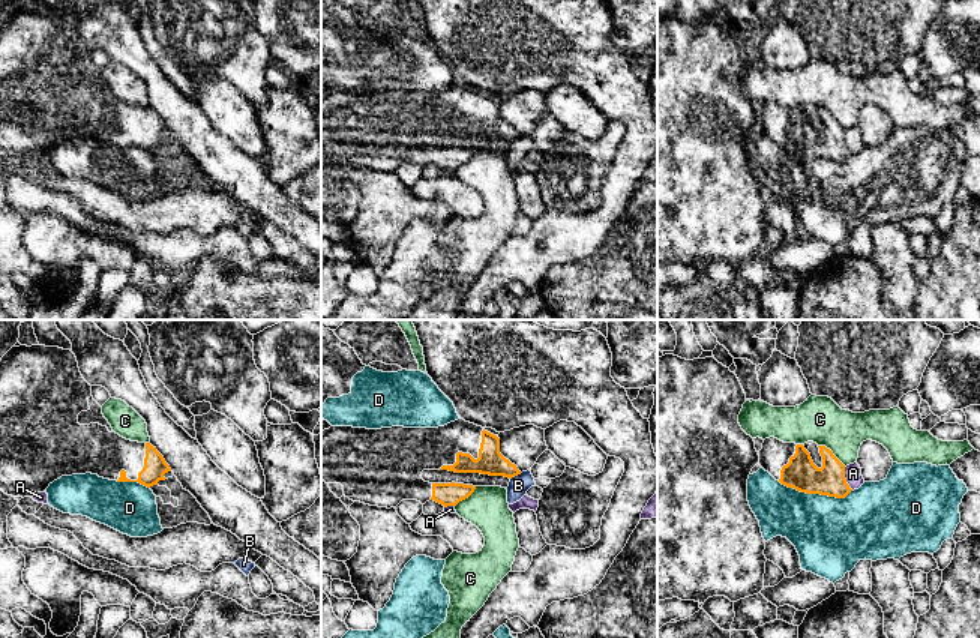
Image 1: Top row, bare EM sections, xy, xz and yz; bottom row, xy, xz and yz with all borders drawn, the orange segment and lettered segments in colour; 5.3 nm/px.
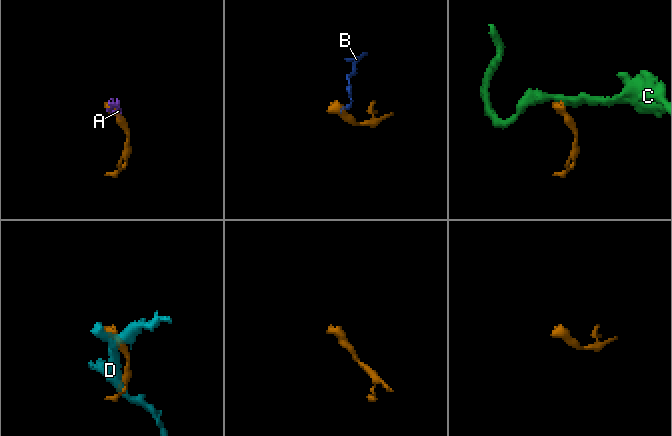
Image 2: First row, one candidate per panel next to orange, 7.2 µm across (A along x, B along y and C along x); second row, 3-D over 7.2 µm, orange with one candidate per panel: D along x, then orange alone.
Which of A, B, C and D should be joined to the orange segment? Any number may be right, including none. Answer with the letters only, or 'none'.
none

